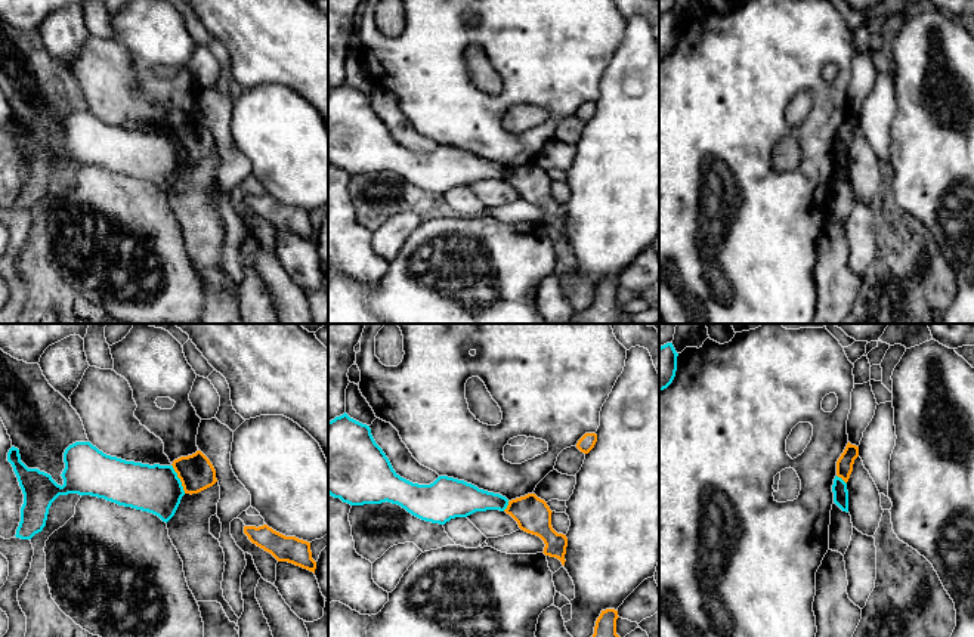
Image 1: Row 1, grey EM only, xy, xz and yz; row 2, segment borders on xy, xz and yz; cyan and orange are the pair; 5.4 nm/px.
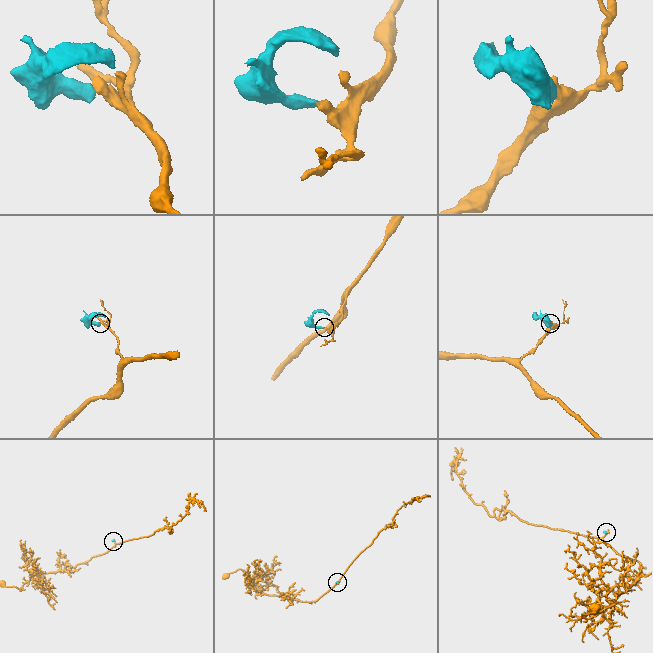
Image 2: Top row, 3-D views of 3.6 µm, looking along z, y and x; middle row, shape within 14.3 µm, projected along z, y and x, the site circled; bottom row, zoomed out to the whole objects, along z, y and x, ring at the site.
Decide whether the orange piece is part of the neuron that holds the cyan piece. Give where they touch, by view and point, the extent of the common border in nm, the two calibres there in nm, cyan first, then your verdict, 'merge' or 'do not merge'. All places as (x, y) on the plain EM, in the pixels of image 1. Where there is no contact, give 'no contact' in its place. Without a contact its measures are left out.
meets cyan in xy at (179, 148); contact 180 nm long; 260 nm thick on the cyan side, 190 nm on the other; do not merge

